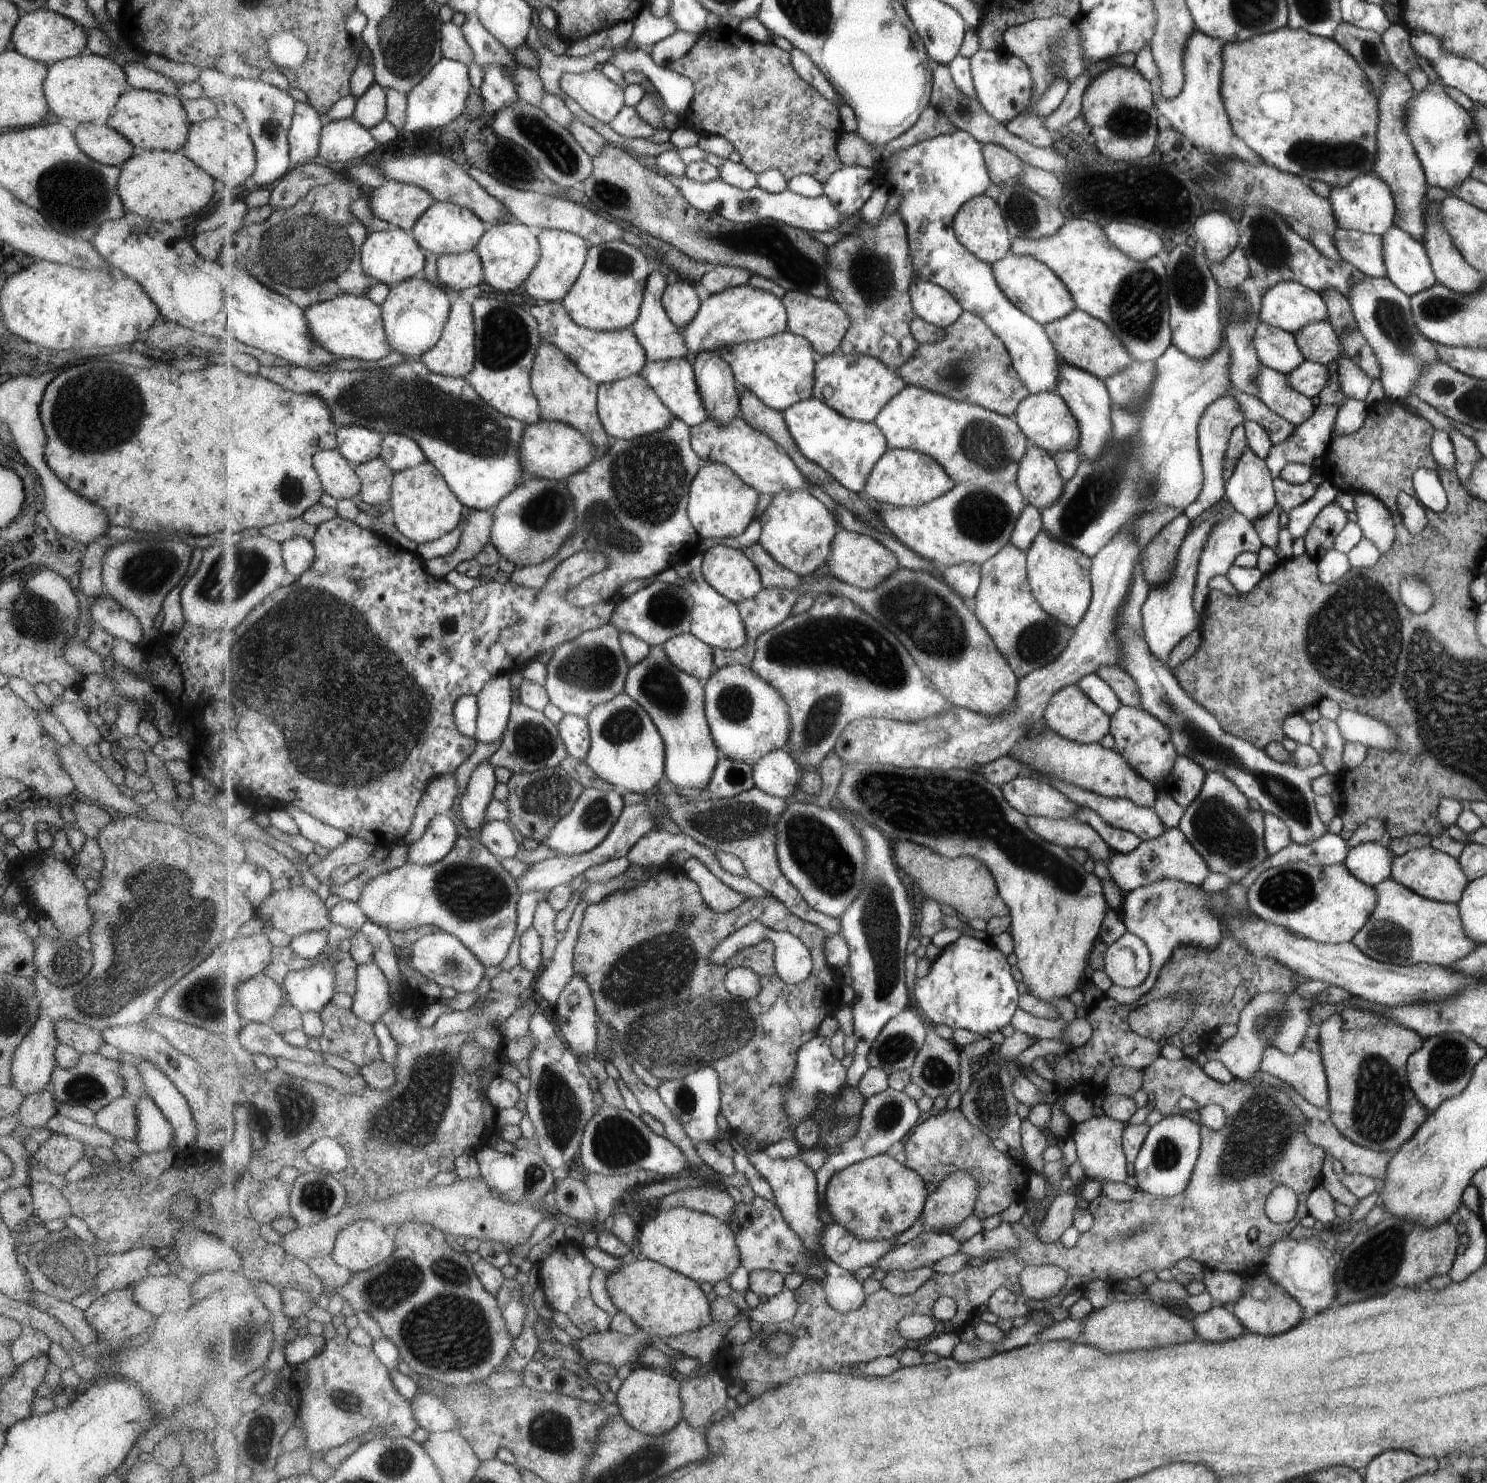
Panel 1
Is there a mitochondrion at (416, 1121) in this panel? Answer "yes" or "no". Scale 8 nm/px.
yes

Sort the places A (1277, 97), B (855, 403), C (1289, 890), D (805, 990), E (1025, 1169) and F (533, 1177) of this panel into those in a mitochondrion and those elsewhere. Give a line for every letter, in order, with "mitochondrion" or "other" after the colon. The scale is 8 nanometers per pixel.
A: other
B: other
C: mitochondrion
D: other
E: other
F: mitochondrion

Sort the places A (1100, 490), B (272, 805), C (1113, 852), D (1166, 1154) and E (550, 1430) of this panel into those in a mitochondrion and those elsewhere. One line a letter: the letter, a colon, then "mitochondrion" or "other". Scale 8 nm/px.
A: mitochondrion
B: other
C: other
D: mitochondrion
E: mitochondrion

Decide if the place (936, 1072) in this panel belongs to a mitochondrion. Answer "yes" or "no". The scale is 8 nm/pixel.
yes

